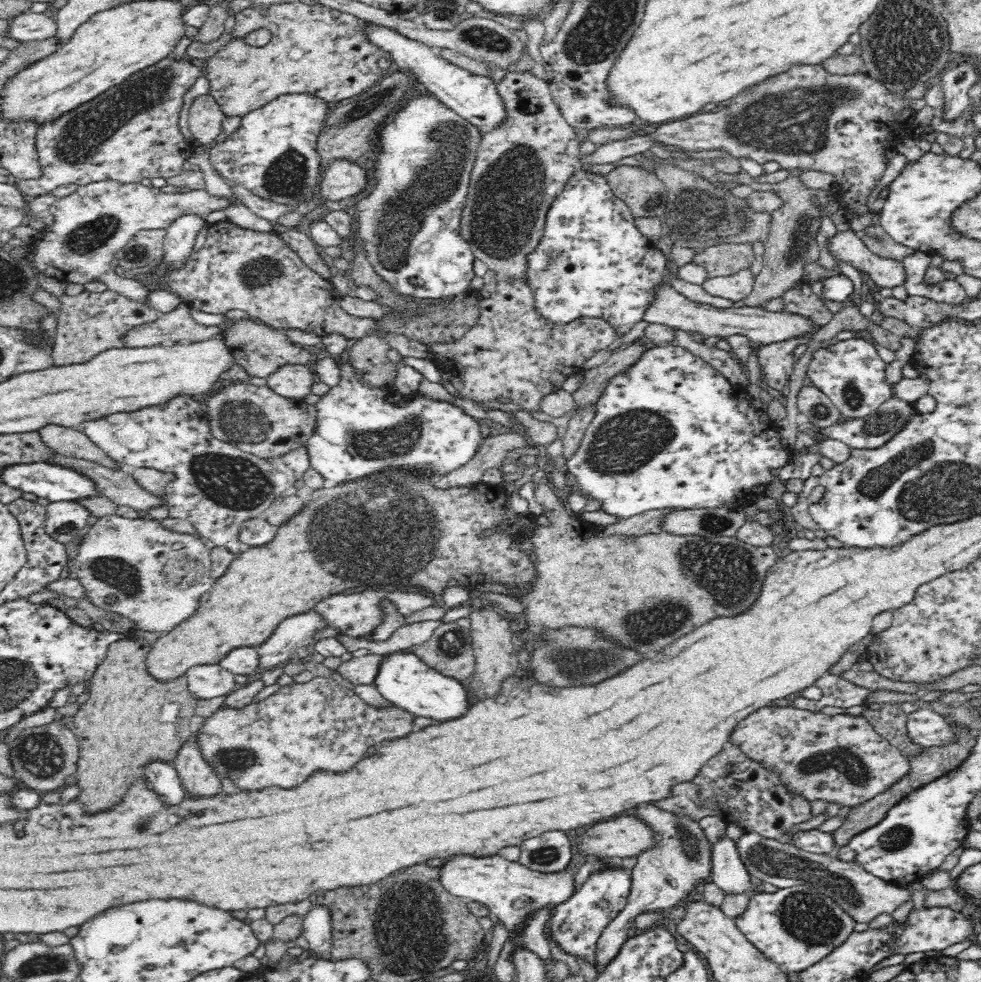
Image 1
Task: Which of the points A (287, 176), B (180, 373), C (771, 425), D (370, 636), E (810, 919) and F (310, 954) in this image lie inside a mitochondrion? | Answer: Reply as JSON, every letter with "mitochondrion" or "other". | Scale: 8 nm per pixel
{"A":"mitochondrion","B":"other","C":"other","D":"other","E":"mitochondrion","F":"other"}

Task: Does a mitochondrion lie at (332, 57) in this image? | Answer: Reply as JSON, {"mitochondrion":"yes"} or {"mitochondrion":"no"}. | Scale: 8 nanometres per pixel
{"mitochondrion":"no"}

